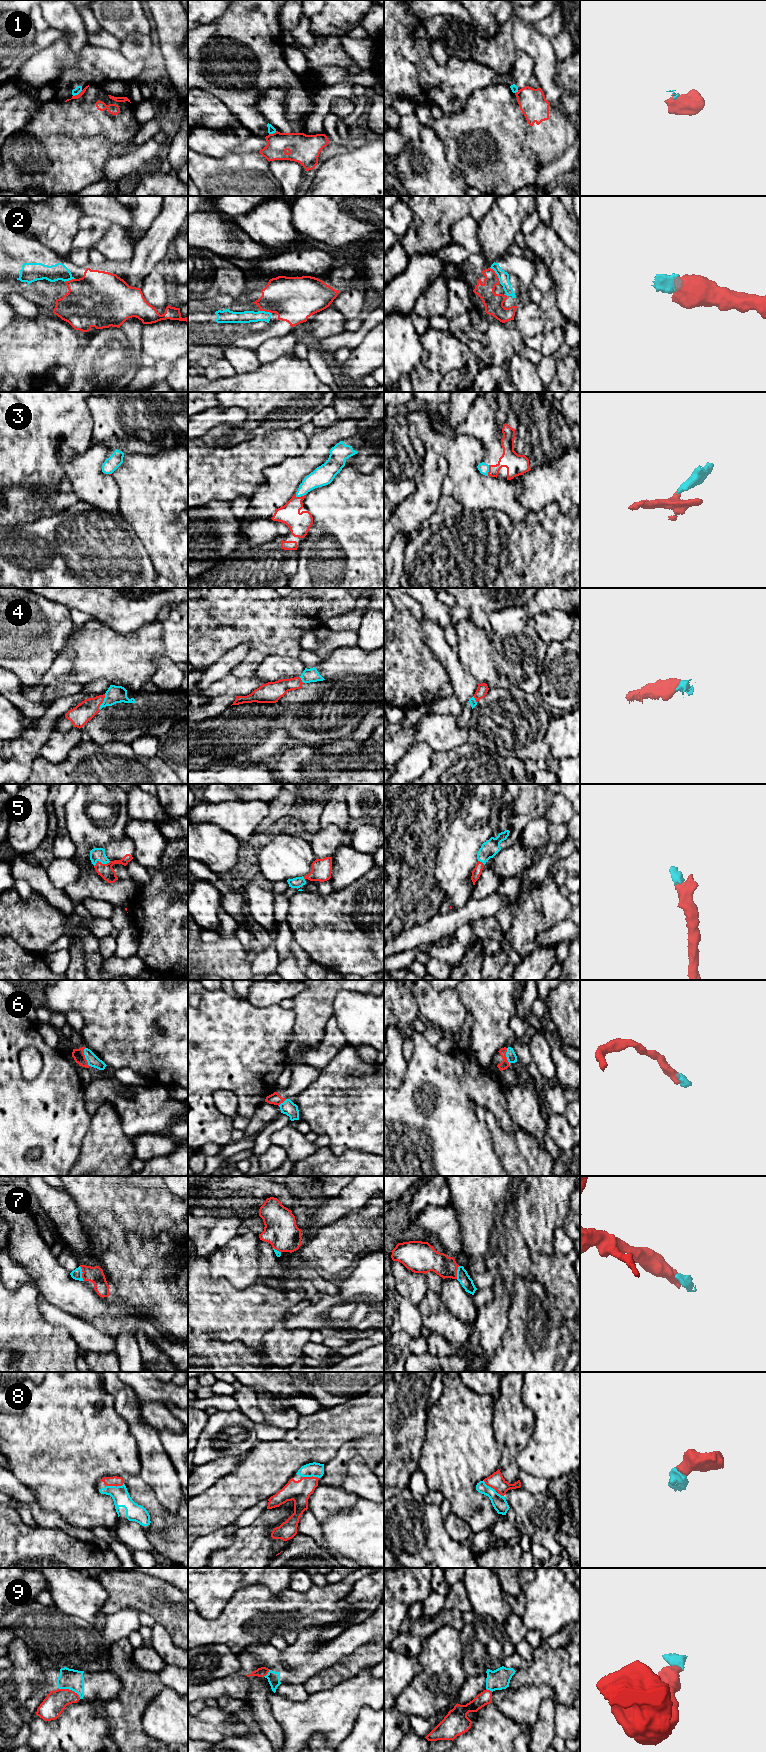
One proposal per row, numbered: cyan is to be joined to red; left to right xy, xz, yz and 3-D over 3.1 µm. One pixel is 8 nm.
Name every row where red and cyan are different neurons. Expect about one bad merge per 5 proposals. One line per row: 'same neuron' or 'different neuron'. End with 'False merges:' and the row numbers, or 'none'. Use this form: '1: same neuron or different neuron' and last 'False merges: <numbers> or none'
1: different neuron
2: same neuron
3: same neuron
4: same neuron
5: same neuron
6: same neuron
7: same neuron
8: same neuron
9: different neuron
False merges: 1, 9

